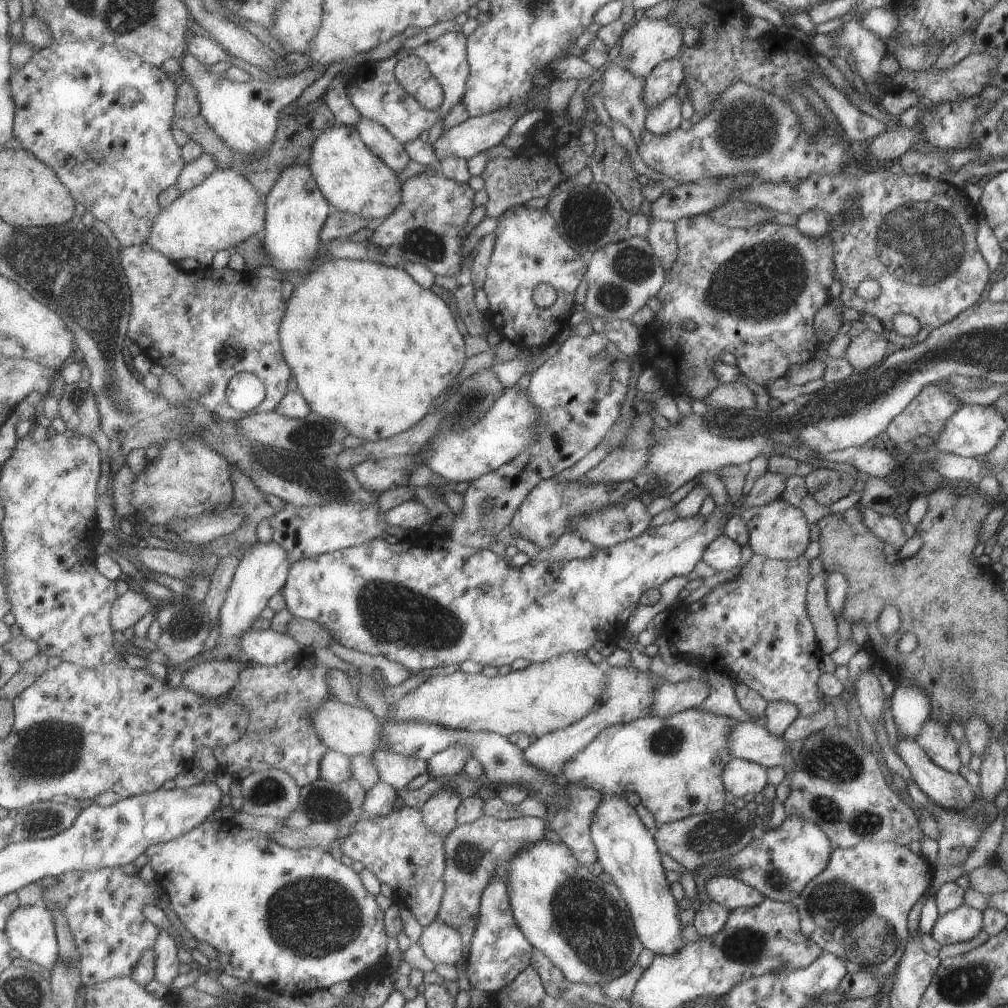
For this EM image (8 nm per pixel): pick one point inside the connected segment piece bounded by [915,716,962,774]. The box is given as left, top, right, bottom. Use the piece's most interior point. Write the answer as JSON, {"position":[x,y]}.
{"position":[935,738]}

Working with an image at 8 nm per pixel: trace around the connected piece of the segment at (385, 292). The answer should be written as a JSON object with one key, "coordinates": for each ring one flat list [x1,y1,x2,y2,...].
{"coordinates":[[336,259,318,266,302,284,296,286,287,302,288,312,282,322,282,344,298,382,298,390,308,398,314,411,332,422,344,424,352,435,378,442,402,434,420,424,432,411,434,402,441,401,468,364,468,344,458,328,456,311,433,289,422,286,405,268,388,266,376,261]]}

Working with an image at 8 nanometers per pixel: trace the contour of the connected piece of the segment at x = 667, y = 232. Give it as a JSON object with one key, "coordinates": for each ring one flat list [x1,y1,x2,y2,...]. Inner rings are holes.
{"coordinates":[[655,219,649,226,646,239,652,245,664,272,668,272,677,259,675,222]]}

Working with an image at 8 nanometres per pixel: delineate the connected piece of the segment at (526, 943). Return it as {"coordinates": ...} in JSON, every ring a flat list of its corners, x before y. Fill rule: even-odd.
{"coordinates":[[496,876,484,894,479,926,469,956,469,976,473,986,491,995,502,991,533,965,535,951,533,941,526,936,516,920,509,881,504,882,500,876]]}

